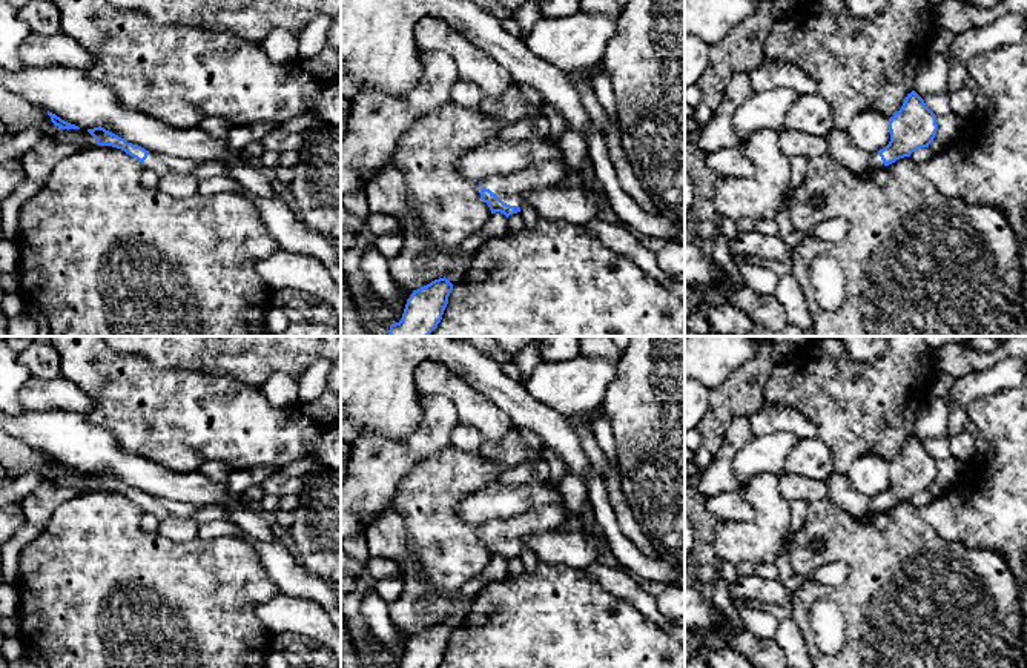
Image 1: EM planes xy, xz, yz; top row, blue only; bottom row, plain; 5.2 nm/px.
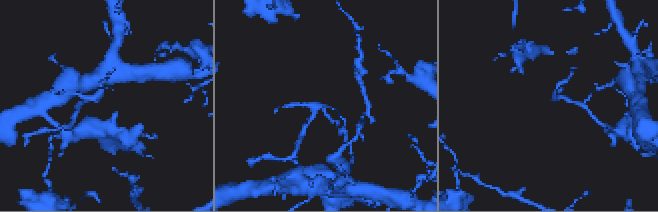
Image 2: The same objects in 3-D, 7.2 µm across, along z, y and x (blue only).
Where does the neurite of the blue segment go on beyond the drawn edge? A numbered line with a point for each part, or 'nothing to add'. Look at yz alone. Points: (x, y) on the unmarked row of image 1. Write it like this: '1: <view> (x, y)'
1: yz (875, 505)

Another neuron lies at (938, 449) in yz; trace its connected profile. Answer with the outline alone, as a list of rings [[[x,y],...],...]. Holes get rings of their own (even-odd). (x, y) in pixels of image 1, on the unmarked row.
[[[947,436],[929,439],[924,442],[924,447],[936,461],[943,461],[952,456]]]

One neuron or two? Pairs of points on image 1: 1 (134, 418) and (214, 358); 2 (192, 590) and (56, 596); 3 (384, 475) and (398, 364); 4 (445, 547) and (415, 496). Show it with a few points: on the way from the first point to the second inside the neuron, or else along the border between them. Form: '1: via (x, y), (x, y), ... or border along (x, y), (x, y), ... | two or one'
1: border along (161, 367), (189, 367), (232, 378) | two
2: via (158, 590), (115, 579), (89, 596) | one
3: border along (419, 419), (412, 430), (398, 438), (363, 436) | two
4: via (438, 535), (427, 509) | one

